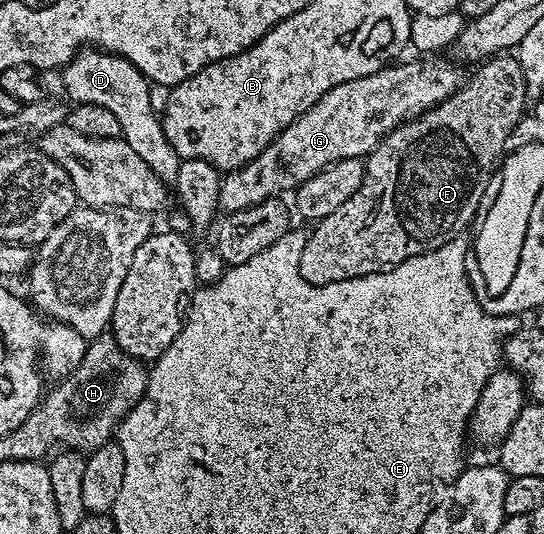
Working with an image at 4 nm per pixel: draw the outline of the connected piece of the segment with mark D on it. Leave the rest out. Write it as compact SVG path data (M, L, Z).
M85 48L78 51L76 57L62 69L61 74L63 88L72 103L106 108L107 112L114 114L118 118L122 138L147 162L150 173L159 182L161 180L169 186L176 183L183 162L171 149L162 130L160 117L151 106L151 84L138 69L117 54Z

